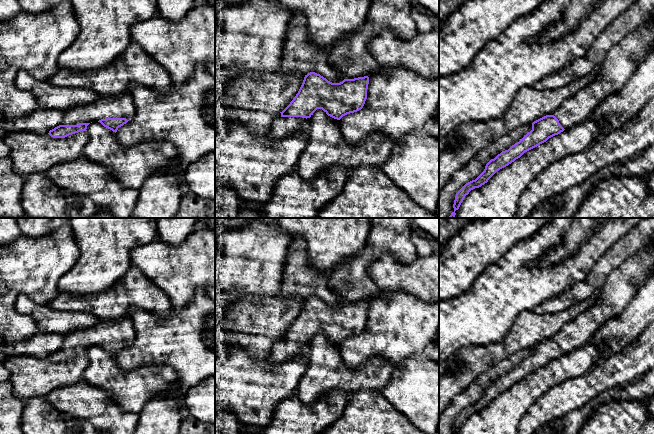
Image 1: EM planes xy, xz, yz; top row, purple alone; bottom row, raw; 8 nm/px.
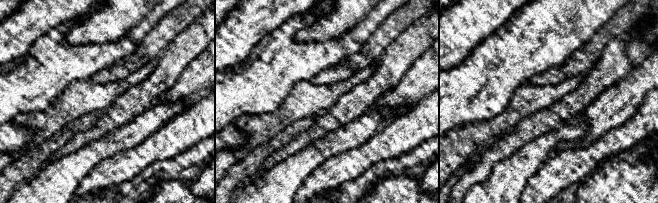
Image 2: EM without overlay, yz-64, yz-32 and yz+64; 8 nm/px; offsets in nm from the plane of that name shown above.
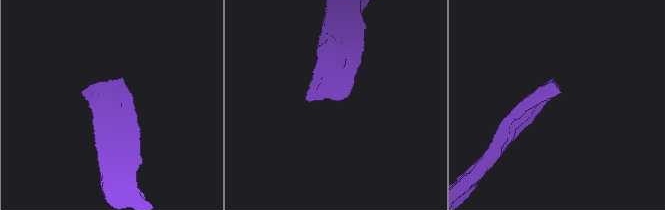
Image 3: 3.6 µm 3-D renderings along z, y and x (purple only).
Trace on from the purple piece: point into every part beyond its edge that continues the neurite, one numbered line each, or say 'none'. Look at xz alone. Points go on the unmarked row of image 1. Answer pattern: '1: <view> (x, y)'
1: xz (284, 351)

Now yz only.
1: yz (621, 286)

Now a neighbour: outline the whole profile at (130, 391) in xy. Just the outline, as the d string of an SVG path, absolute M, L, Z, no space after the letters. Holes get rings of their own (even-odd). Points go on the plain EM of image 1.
M98 345L90 347L86 355L89 365L84 372L83 380L89 385L107 392L121 410L139 414L150 399L164 391L169 395L174 395L181 405L183 416L188 415L185 407L185 391L178 388L177 374L170 367L154 364L125 372L119 367L116 357L104 351Z

